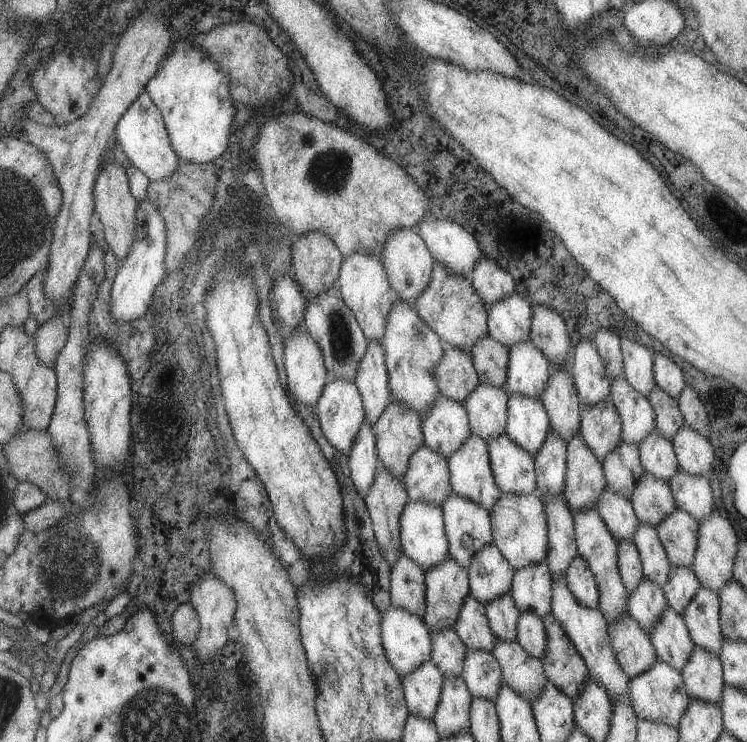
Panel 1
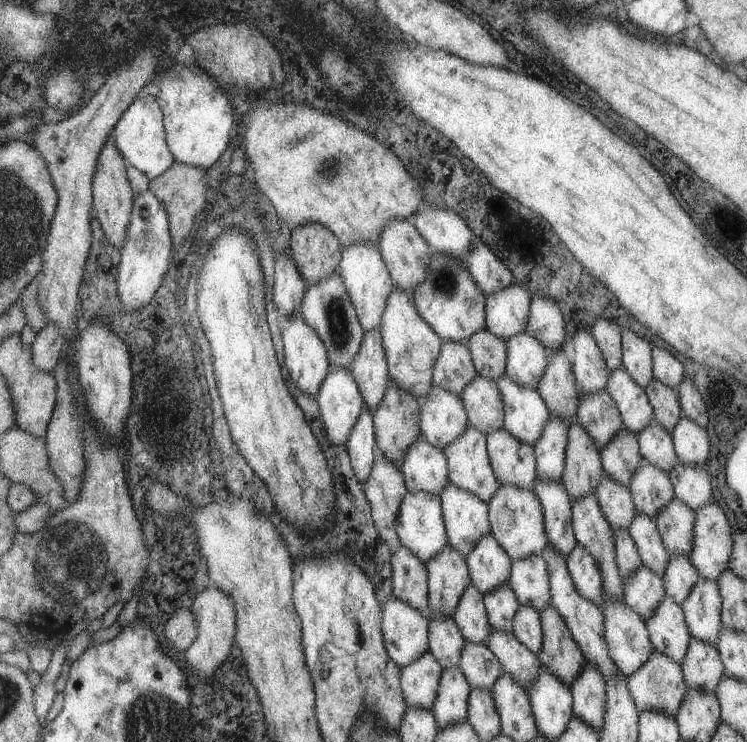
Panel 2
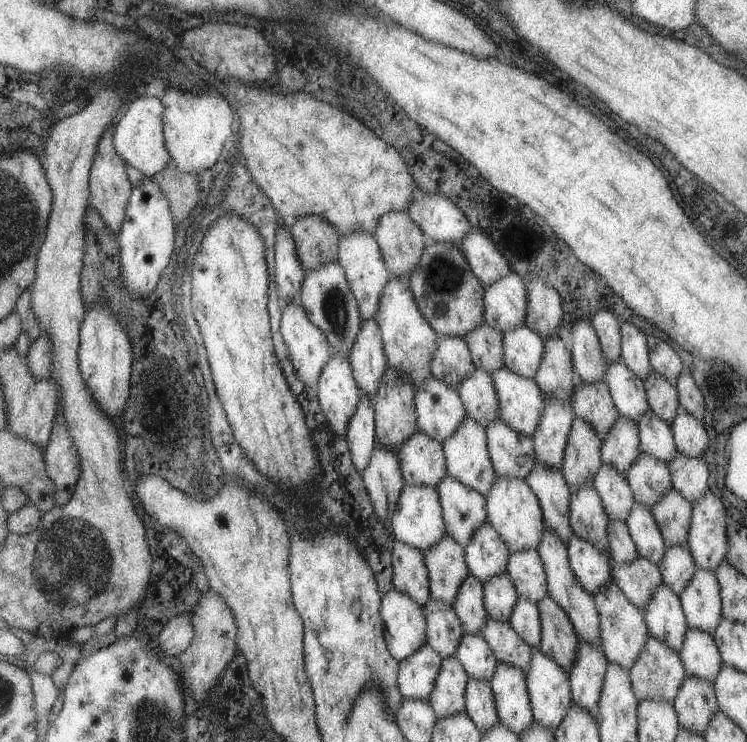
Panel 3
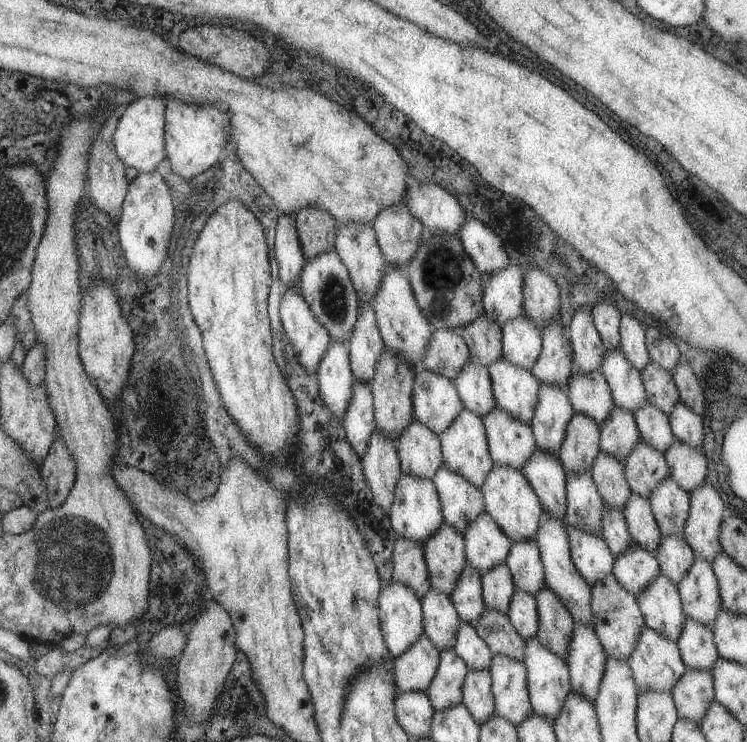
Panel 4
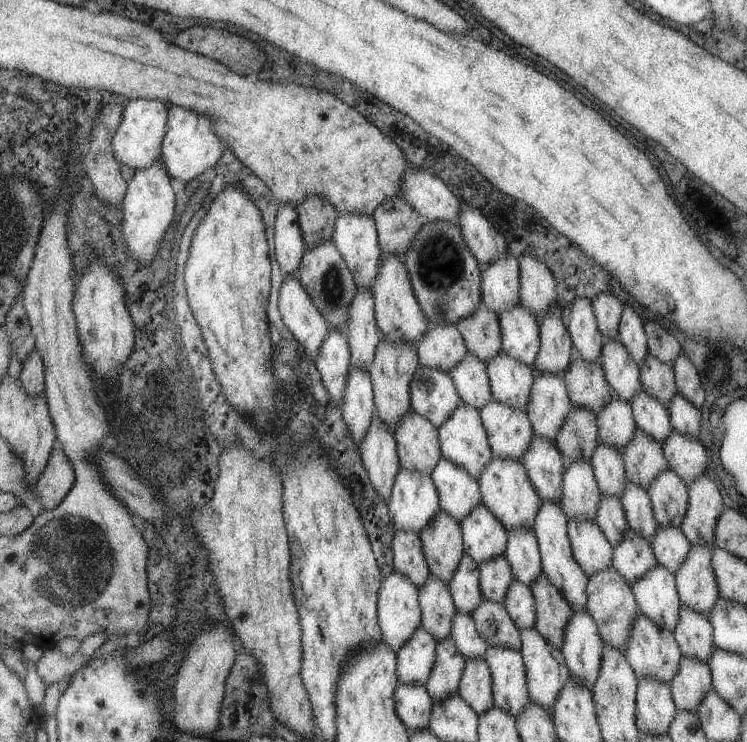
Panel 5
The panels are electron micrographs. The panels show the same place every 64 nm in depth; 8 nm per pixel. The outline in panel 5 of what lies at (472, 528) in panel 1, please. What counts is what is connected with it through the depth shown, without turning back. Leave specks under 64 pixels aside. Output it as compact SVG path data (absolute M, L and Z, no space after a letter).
M443 456L433 466L430 475L437 490L440 510L451 514L453 520L461 522L463 516L469 514L471 508L480 502L478 482L471 478L465 470L451 464Z

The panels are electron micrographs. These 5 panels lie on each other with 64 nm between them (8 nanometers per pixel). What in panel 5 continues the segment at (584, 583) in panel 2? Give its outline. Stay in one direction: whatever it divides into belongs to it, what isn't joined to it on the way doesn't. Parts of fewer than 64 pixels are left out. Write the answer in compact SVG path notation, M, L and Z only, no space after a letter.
M569 518L566 522L571 555L587 577L612 566L612 547L593 520Z

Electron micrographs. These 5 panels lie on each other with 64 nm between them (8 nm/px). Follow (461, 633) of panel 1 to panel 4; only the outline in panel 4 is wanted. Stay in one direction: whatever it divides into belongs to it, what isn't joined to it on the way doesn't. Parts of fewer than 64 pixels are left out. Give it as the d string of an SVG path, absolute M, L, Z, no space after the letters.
M465 562L465 568L459 574L459 578L455 580L455 590L451 592L449 600L459 619L475 627L485 606L482 600L479 572L473 570L467 562Z

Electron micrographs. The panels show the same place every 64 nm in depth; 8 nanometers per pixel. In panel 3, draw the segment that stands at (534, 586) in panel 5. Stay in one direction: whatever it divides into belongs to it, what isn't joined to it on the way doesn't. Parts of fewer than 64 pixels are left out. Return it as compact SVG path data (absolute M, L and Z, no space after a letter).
M551 596L541 598L536 606L540 623L538 648L541 654L555 660L555 664L563 668L563 672L569 673L579 646L575 630L567 614L555 604Z

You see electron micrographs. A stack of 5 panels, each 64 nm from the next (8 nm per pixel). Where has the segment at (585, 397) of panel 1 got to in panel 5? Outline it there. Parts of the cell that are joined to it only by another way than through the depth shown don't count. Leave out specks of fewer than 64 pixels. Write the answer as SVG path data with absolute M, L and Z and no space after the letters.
M576 297L569 306L569 323L566 323L572 347L581 356L581 360L598 363L604 344L592 310L592 301Z

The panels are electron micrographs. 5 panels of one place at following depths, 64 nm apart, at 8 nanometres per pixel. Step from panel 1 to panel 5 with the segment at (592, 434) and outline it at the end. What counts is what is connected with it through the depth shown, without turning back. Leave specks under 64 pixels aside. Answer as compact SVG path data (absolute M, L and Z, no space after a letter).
M572 348L569 368L561 374L570 404L577 408L587 408L595 415L611 400L611 388L605 381L601 364L581 360Z

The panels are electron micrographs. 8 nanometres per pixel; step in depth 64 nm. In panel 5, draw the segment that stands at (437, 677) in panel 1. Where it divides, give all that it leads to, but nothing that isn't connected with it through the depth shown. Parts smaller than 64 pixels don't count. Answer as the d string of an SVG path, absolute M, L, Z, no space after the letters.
M421 626L407 642L403 642L396 653L398 684L425 685L435 660L435 642Z

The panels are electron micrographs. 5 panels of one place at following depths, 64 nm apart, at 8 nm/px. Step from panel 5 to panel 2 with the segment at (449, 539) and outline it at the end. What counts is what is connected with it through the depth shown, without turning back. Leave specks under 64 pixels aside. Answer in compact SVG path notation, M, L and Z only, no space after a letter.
M447 544L439 554L427 560L427 599L428 607L425 617L453 617L453 612L459 602L459 596L470 584L468 569L463 556L459 556L451 544Z

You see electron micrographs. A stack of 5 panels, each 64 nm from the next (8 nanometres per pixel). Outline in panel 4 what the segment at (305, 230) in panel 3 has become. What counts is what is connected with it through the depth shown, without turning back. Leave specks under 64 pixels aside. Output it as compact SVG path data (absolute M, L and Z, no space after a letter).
M305 206L294 215L293 226L297 230L303 257L307 260L327 250L334 250L336 223L325 210Z

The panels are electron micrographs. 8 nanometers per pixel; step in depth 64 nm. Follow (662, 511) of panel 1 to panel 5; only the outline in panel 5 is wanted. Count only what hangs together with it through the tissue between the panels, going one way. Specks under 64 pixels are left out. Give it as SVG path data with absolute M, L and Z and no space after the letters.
M636 428L633 438L623 446L621 454L625 479L645 491L651 480L655 480L657 474L666 468L662 445L645 436L639 428Z

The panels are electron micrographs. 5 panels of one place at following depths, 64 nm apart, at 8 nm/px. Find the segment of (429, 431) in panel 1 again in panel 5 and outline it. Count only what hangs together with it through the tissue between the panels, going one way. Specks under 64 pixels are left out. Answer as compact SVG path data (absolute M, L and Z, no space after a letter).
M418 365L409 384L409 400L411 409L437 429L460 399L447 372Z

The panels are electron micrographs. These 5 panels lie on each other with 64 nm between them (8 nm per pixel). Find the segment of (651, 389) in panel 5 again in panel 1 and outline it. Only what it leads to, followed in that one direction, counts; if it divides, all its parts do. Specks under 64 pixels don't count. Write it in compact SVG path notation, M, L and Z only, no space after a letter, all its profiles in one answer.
M657 386L647 394L646 398L653 410L655 428L659 430L659 434L665 440L673 440L677 430L684 424L682 414L679 408L677 408L677 400L667 396Z

